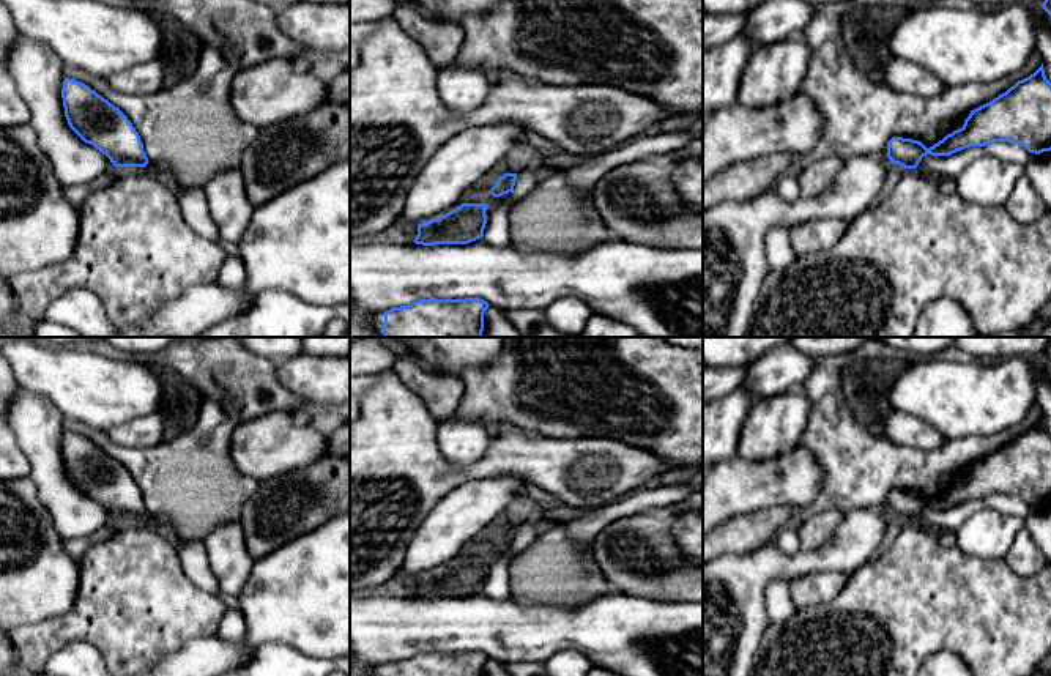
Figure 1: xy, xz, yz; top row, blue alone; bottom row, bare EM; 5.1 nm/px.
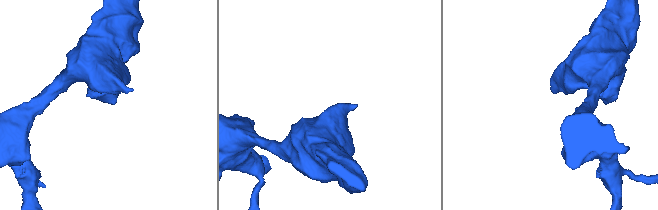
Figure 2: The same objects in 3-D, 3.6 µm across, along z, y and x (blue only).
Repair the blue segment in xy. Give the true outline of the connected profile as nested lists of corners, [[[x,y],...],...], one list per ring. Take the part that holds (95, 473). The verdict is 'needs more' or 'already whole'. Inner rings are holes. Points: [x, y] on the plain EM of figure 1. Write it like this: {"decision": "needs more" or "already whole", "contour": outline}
{"decision": "already whole", "contour": [[[65,430],[61,441],[69,481],[115,520],[145,520],[148,511],[128,470],[88,438]]]}

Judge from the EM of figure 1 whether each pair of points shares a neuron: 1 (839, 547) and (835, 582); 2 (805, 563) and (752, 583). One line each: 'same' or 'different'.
1: different
2: same

